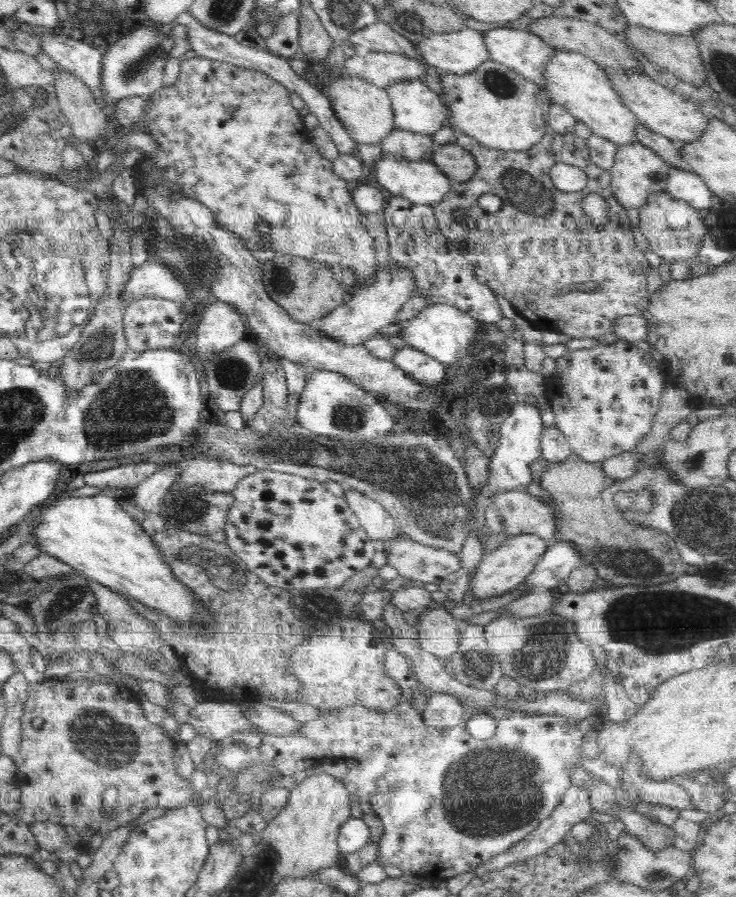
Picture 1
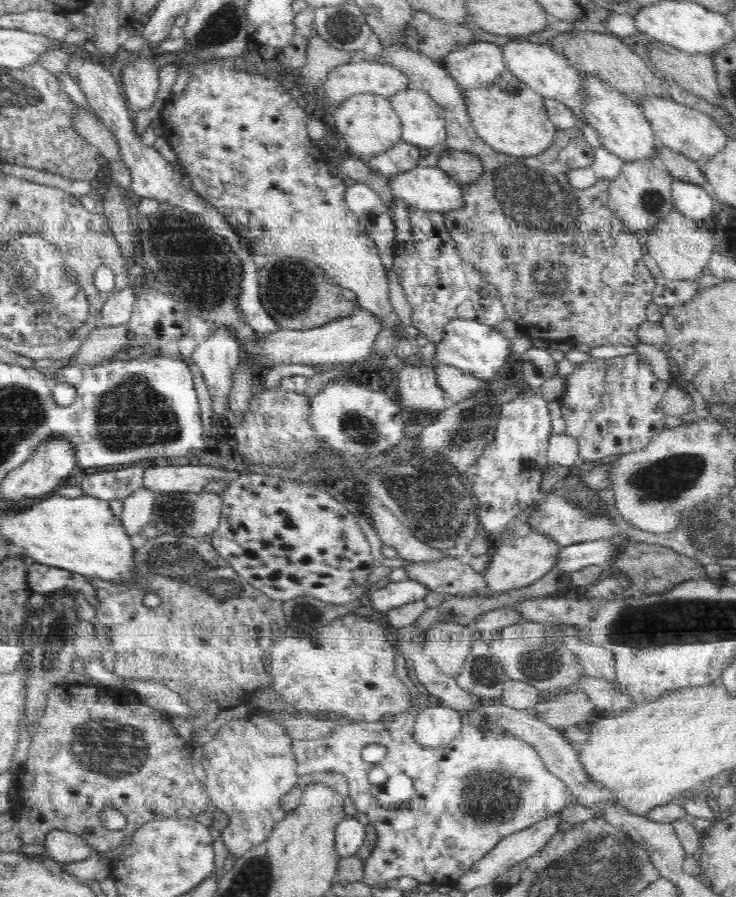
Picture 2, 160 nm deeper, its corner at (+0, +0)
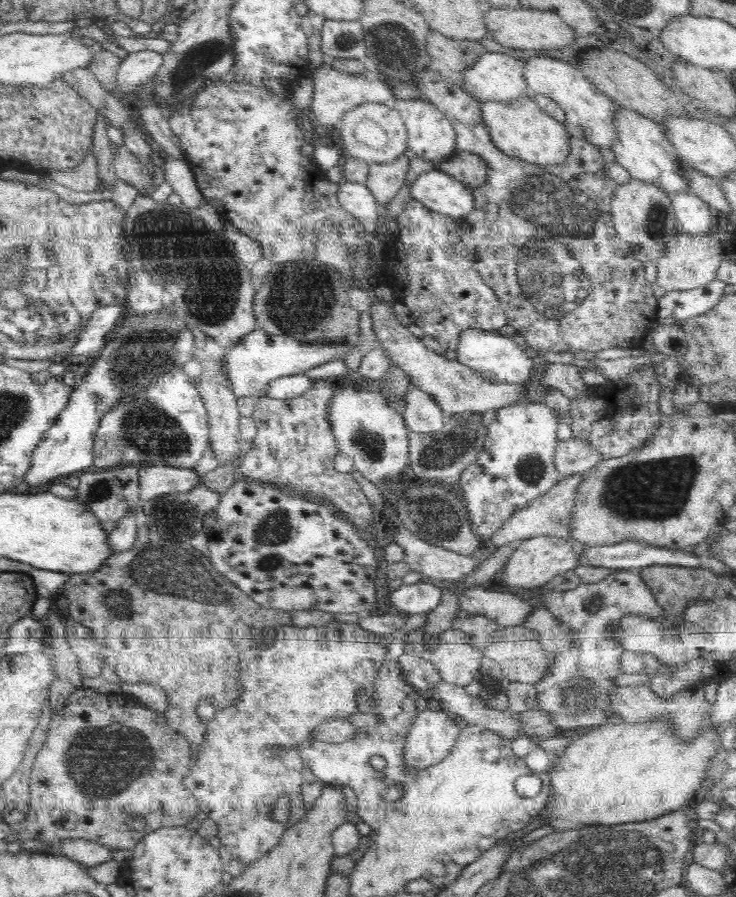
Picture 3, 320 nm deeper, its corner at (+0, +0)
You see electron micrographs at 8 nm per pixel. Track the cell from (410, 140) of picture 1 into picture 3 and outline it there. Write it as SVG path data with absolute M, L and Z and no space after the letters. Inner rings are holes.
M404 155L394 163L369 164L369 175L365 180L368 190L374 195L381 208L386 206L403 187L406 180L406 172L410 167L410 160Z

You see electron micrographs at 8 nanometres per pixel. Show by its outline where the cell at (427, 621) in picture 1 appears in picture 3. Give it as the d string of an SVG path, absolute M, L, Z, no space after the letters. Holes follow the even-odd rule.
M458 632L439 635L439 643L442 640L449 644L438 644L434 651L429 652L428 658L441 676L442 681L466 687L474 680L474 674L480 668L483 654L478 646L450 644L450 642L460 642L458 636L460 636Z

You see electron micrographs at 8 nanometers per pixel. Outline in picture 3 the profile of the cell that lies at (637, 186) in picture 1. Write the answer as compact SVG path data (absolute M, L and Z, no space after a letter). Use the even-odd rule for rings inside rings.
M630 178L616 187L610 204L617 235L630 245L636 260L655 269L658 258L666 252L666 244L680 231L670 196L653 184Z

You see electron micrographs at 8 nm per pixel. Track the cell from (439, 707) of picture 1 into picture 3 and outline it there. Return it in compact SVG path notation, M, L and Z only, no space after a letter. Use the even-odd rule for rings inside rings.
M434 705L418 712L405 740L405 768L420 772L442 762L461 730L453 716Z

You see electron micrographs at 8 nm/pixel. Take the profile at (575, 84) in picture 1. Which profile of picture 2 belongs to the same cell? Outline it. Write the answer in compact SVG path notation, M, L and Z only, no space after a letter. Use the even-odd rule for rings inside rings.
M581 72L581 74L585 78L585 88L587 89L584 104L582 104L582 115L600 135L603 147L620 159L624 159L625 163L636 163L647 159L657 161L654 156L657 154L658 139L654 136L654 131L644 116L642 107L632 102L626 95L622 95L614 87L604 83L602 79L592 77L585 72Z

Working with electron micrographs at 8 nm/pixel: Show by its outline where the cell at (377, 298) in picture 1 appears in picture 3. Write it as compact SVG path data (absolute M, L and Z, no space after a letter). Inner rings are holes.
M253 330L242 340L226 350L223 356L224 372L229 380L229 387L236 398L240 396L260 397L272 380L282 376L304 373L310 368L324 364L329 360L346 356L350 350L350 339L333 342L314 340L300 342L286 334L271 335L265 330Z

